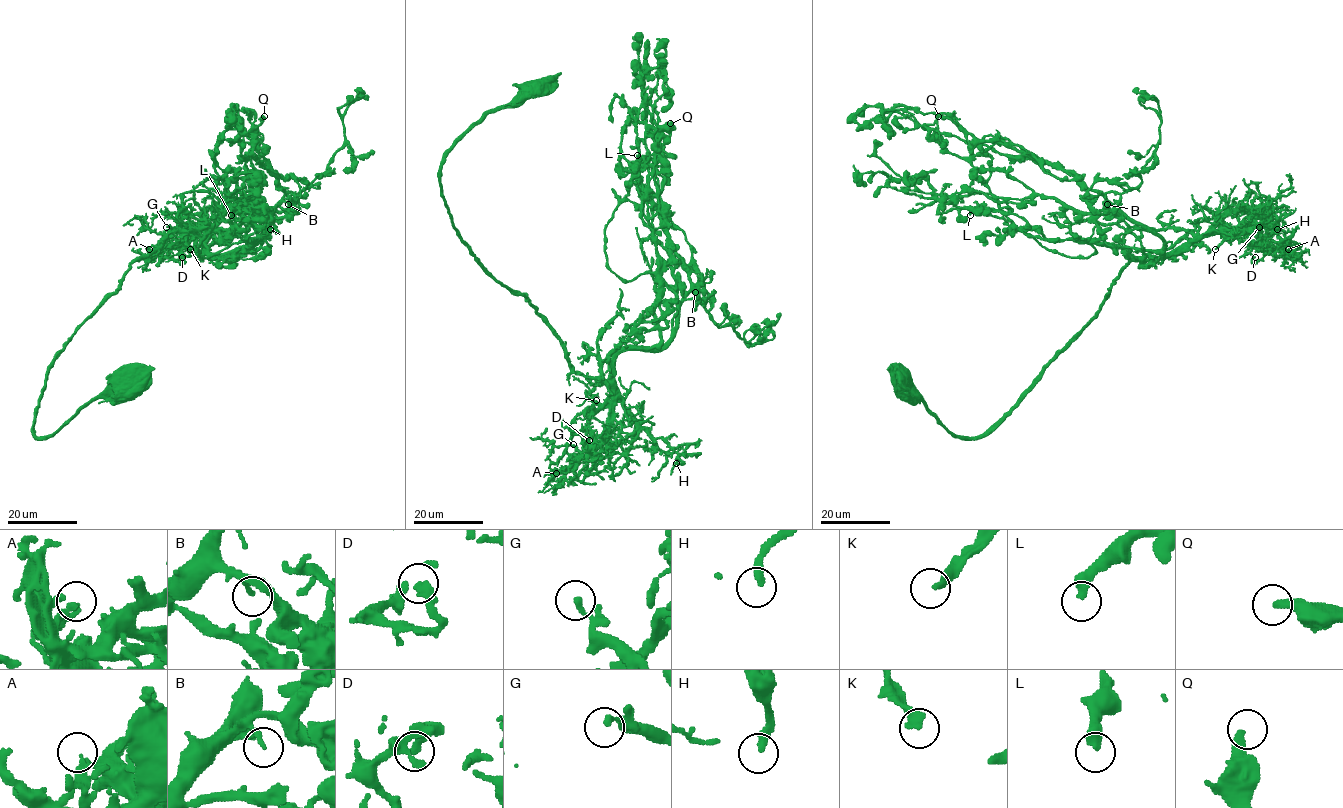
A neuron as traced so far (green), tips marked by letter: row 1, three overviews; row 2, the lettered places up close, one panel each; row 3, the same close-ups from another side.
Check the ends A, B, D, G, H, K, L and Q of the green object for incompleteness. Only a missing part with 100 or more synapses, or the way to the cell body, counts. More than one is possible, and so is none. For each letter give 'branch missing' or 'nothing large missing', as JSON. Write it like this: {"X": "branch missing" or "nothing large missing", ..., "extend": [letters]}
{"A": "nothing large missing", "B": "nothing large missing", "D": "nothing large missing", "G": "nothing large missing", "H": "nothing large missing", "K": "nothing large missing", "L": "nothing large missing", "Q": "branch missing", "extend": ["Q"]}

